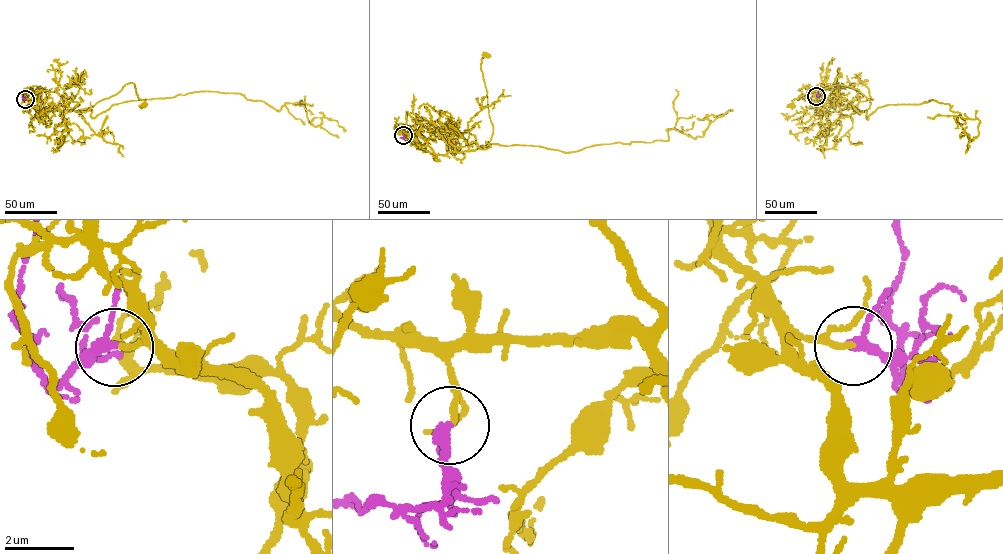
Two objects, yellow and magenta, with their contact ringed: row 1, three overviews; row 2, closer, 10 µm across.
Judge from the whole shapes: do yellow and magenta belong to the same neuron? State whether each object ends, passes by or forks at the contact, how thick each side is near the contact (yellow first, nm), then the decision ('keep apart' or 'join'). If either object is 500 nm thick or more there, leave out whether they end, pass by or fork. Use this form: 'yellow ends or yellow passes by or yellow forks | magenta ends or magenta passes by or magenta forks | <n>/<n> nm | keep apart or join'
yellow ends | magenta passes by | 150/280 nm | join

